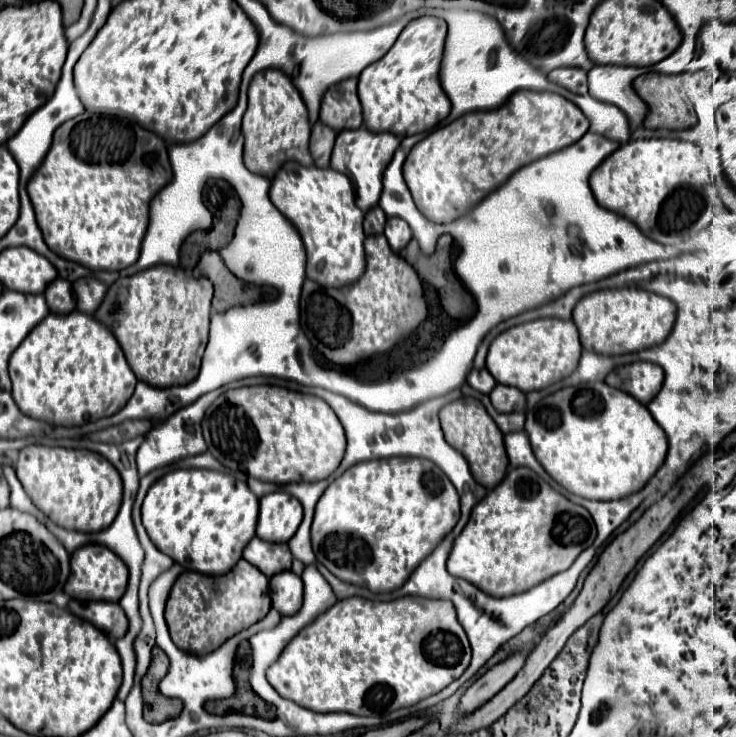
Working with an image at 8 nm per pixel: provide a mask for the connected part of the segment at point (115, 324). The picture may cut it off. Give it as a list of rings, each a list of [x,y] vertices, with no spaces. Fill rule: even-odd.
[[[157,265],[137,275],[117,279],[113,285],[109,285],[105,299],[101,301],[93,317],[105,327],[109,327],[109,331],[113,331],[115,339],[121,343],[121,349],[125,351],[129,367],[133,369],[139,381],[153,387],[187,385],[199,375],[201,357],[209,335],[211,297],[213,297],[213,285],[207,277],[195,279],[191,275],[185,275],[183,269],[171,265]]]

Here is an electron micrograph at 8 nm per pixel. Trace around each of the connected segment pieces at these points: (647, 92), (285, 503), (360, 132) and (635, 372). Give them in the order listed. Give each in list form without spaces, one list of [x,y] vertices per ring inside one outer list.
[[[645,73],[635,79],[633,87],[637,95],[649,105],[649,113],[643,121],[647,129],[681,131],[697,123],[693,103],[681,89],[681,79],[683,75],[661,75],[661,73]]]
[[[285,491],[269,493],[259,503],[257,537],[271,543],[287,543],[303,521],[301,503]]]
[[[365,127],[359,129],[345,129],[341,133],[337,133],[337,141],[333,147],[333,155],[331,155],[331,167],[335,171],[341,171],[343,175],[347,175],[355,187],[355,201],[357,207],[365,213],[369,211],[369,207],[375,207],[379,197],[381,197],[381,189],[383,189],[383,171],[385,167],[391,163],[393,153],[399,147],[399,137],[393,133],[371,133]]]
[[[637,361],[631,365],[617,367],[615,371],[609,373],[609,377],[605,381],[607,381],[607,385],[617,387],[617,389],[633,395],[639,403],[647,405],[661,389],[663,369],[655,363]]]

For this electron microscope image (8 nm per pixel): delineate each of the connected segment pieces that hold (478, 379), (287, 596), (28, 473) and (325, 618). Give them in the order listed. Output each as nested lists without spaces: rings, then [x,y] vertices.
[[[473,369],[473,371],[469,373],[469,377],[467,377],[467,383],[469,383],[475,391],[479,391],[479,393],[491,393],[493,387],[497,385],[497,381],[493,379],[493,375],[491,375],[487,369],[481,369],[481,371]]]
[[[293,571],[277,573],[269,581],[269,589],[271,589],[273,607],[281,615],[297,613],[297,607],[301,607],[301,599],[303,599],[303,583],[299,575],[295,575]]]
[[[29,445],[19,451],[15,471],[35,507],[63,529],[97,533],[107,529],[119,513],[123,499],[121,475],[103,455],[87,449]]]
[[[349,597],[337,601],[331,609],[301,629],[283,649],[279,659],[267,669],[267,679],[277,693],[305,709],[313,709],[315,713],[345,711],[353,715],[379,717],[401,707],[417,705],[421,699],[439,693],[463,675],[469,661],[471,647],[451,601],[423,597],[369,601],[363,597]]]

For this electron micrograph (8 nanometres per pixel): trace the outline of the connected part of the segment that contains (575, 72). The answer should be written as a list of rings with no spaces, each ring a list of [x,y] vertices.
[[[561,67],[561,69],[553,69],[547,77],[549,77],[549,81],[553,81],[577,95],[587,93],[587,71],[583,71],[583,69]]]

